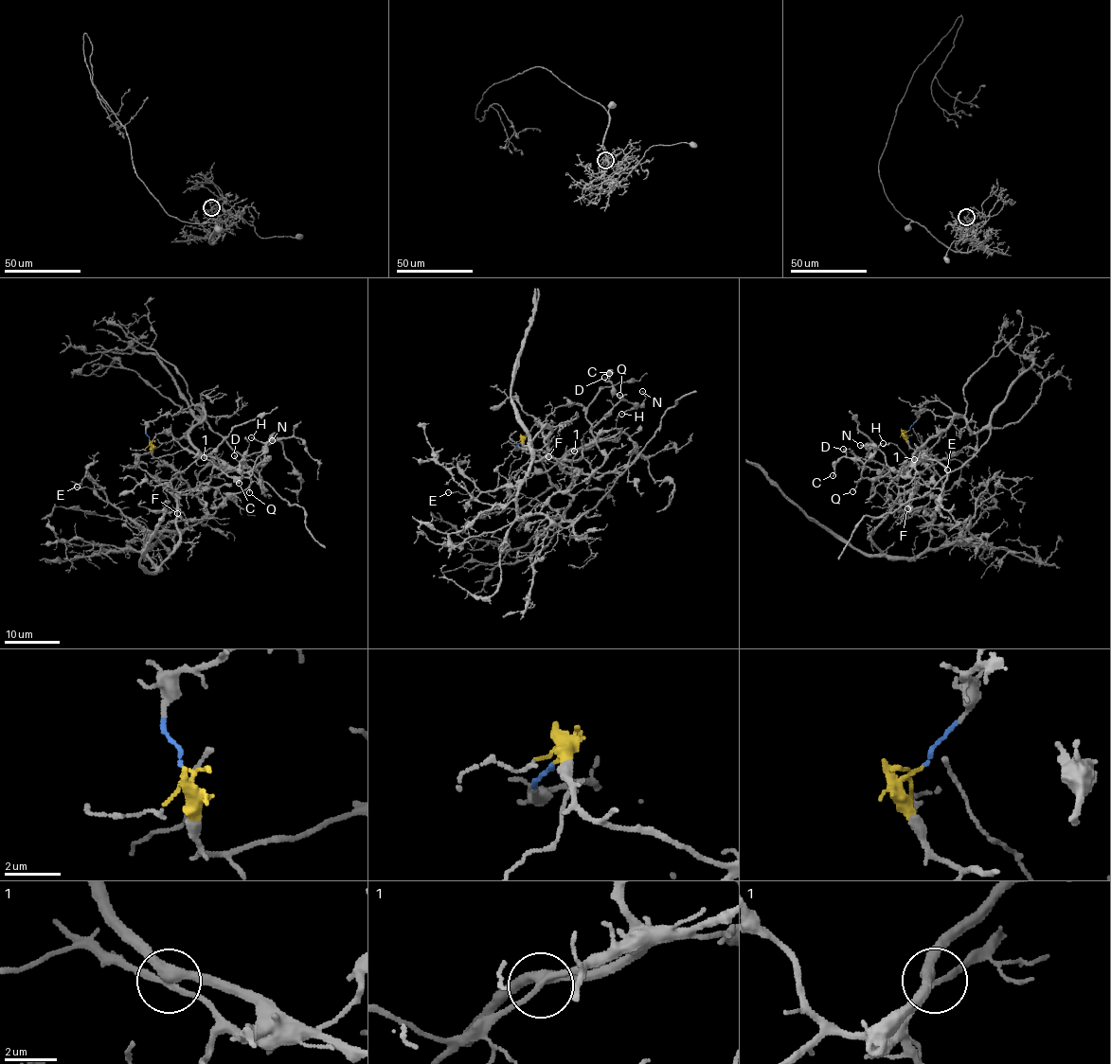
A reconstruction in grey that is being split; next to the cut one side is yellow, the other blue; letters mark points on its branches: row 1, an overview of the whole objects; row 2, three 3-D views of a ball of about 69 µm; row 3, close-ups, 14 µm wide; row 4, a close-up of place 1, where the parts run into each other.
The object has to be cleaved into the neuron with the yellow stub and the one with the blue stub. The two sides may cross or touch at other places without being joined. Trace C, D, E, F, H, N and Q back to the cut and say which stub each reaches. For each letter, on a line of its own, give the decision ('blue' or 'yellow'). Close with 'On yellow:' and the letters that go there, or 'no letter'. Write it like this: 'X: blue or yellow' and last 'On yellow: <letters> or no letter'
C: blue
D: blue
E: yellow
F: yellow
H: blue
N: blue
Q: blue
On yellow: E, F

